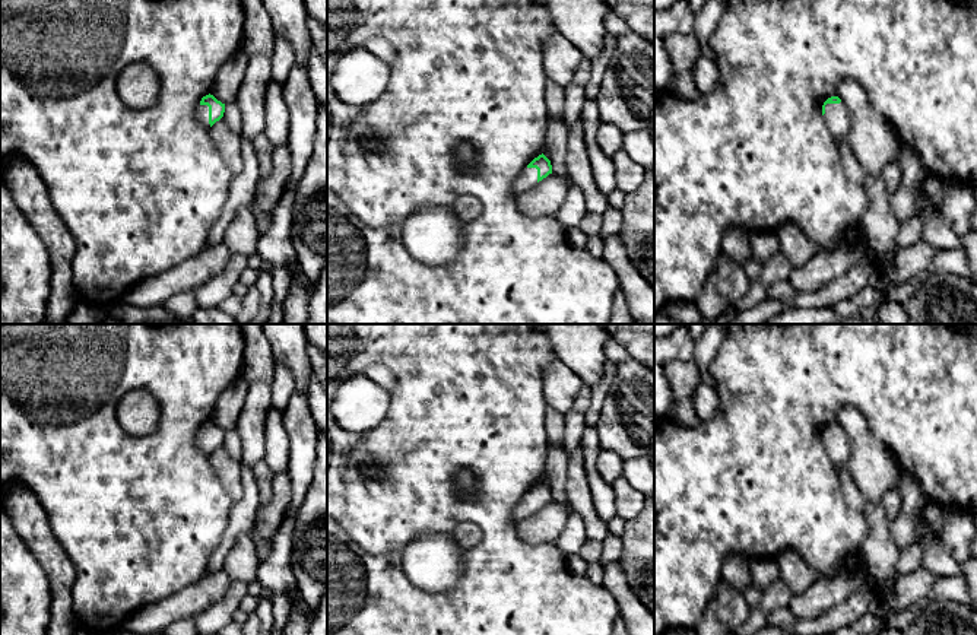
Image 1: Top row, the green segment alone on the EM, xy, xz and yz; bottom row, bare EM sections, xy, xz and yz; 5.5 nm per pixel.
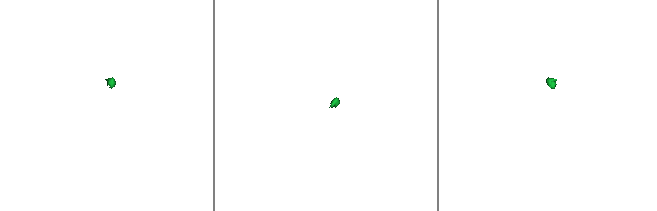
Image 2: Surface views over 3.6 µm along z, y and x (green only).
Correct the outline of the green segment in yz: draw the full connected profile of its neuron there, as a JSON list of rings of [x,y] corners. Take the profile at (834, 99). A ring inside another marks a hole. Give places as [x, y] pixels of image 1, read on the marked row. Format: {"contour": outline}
{"contour": [[[838,96],[828,98],[822,105],[827,127],[837,142],[844,142],[850,130],[850,115]]]}

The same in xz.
{"contour": [[[542,153],[535,158],[514,180],[513,194],[517,197],[552,174],[551,161]]]}

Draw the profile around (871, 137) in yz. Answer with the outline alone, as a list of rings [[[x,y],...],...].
[[[843,80],[837,93],[850,115],[847,142],[866,175],[879,177],[884,166],[898,159],[901,140],[891,124],[872,107],[865,89]]]

